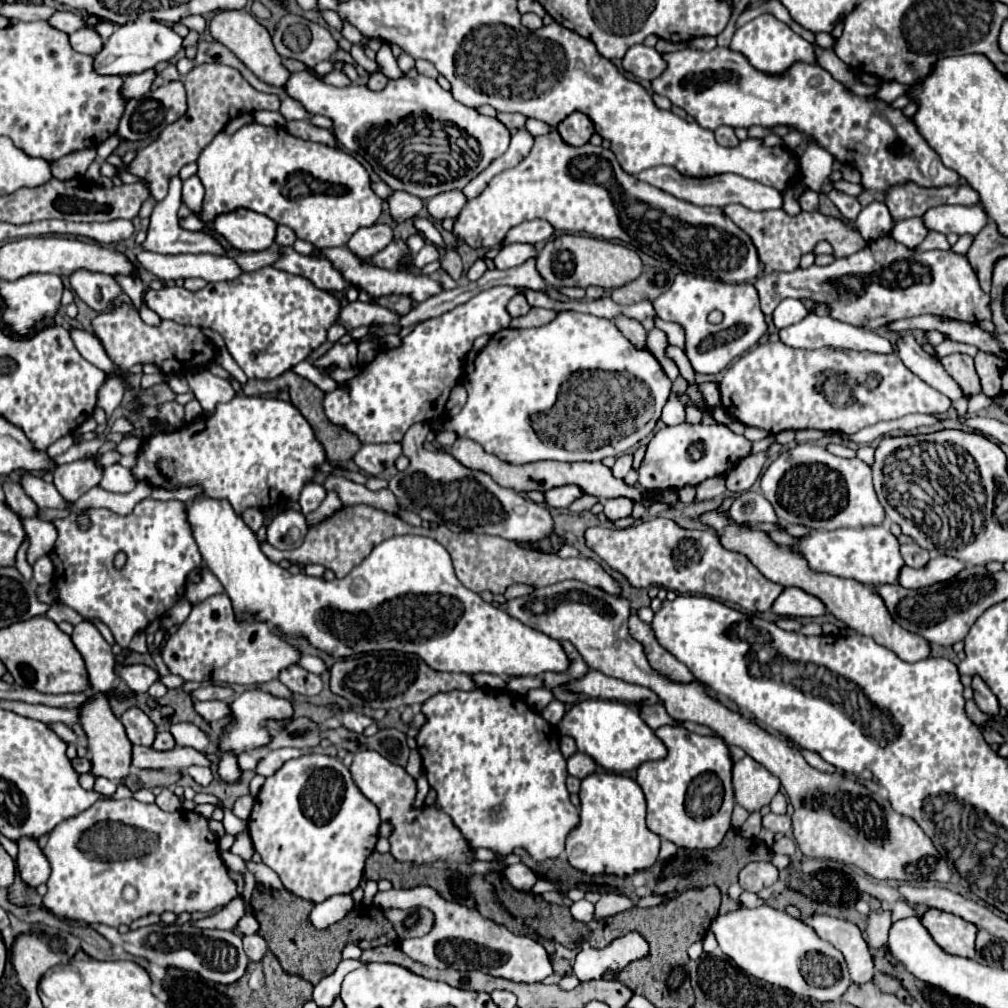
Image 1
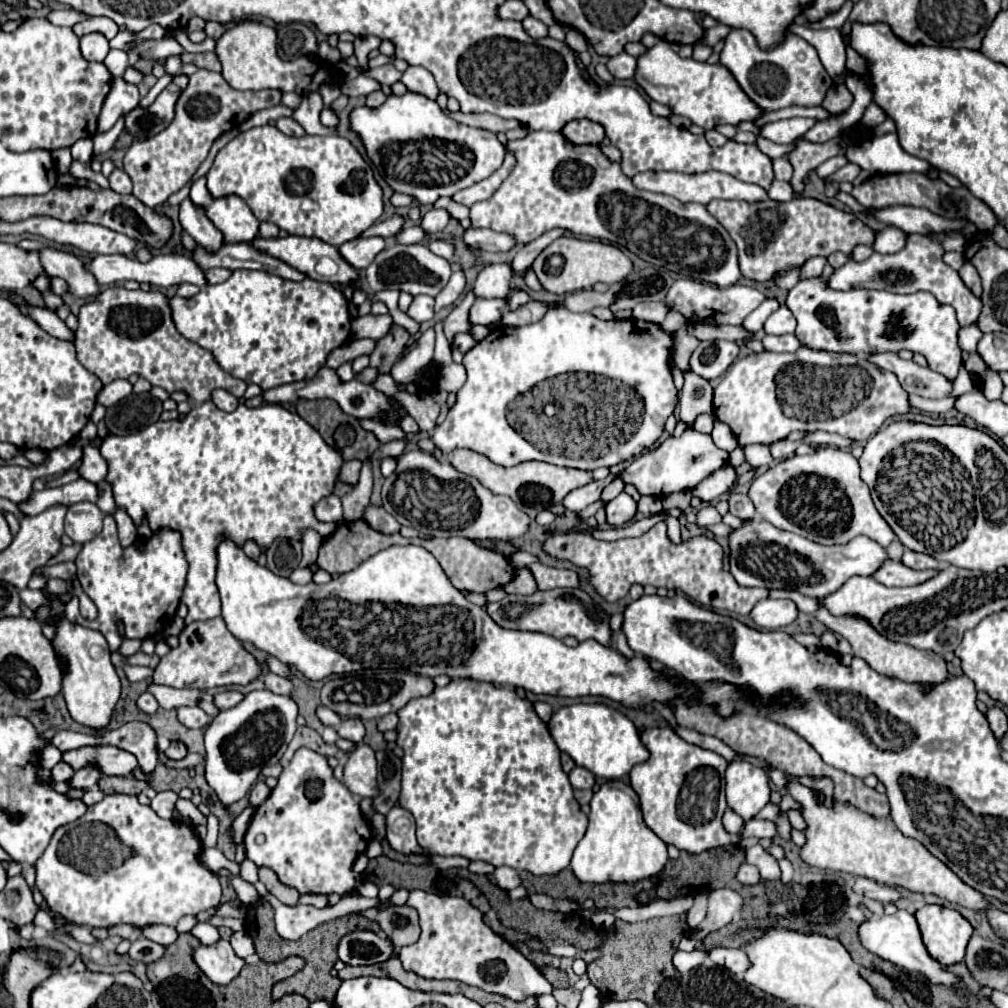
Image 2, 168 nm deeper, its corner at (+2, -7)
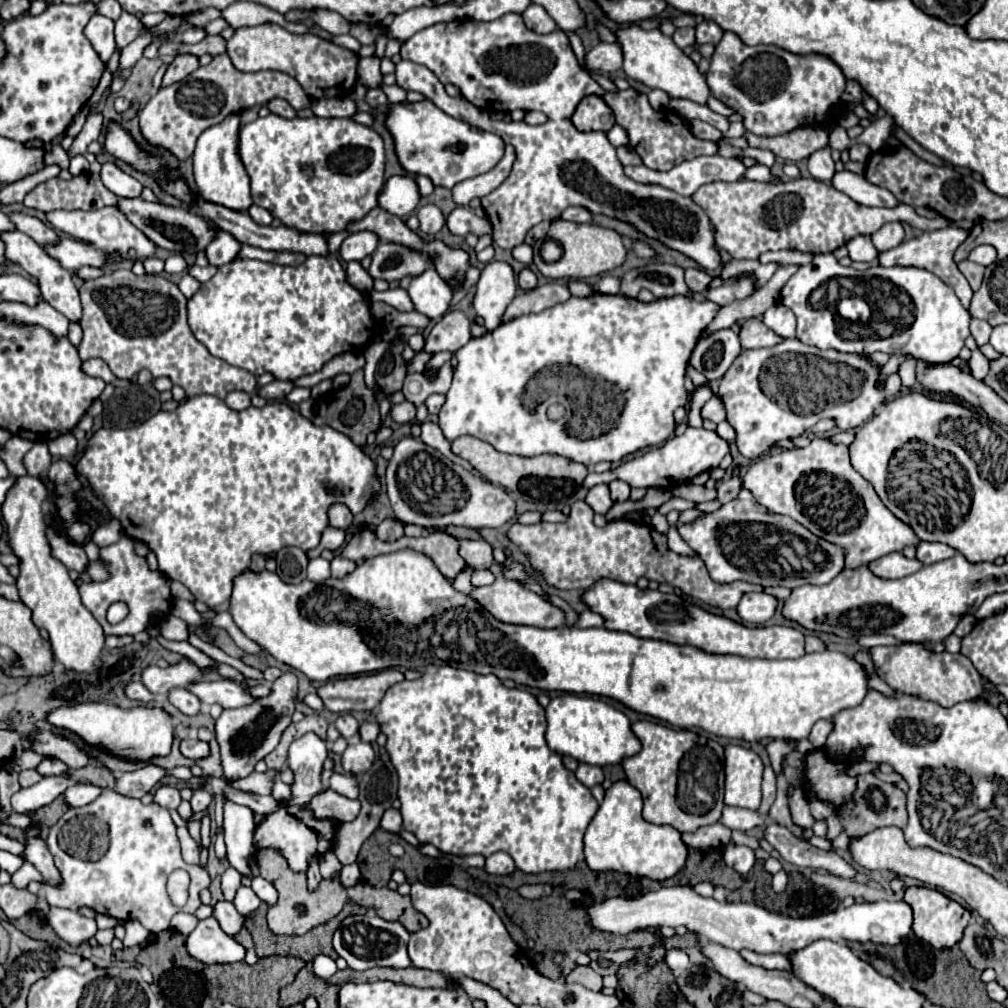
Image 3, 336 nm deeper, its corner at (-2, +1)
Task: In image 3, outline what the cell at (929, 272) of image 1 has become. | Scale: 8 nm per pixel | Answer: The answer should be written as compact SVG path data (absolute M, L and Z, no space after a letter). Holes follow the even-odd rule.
M943 228L943 230L933 230L933 232L923 232L919 238L911 238L911 240L905 240L901 242L897 248L891 248L887 252L881 252L879 254L879 266L915 266L915 268L923 268L923 270L929 270L933 272L935 276L939 276L947 286L951 286L957 294L957 298L961 300L961 304L965 308L969 308L971 304L971 296L973 296L973 290L971 286L967 284L965 276L959 272L955 260L953 260L953 254L955 250L959 248L959 244L967 238L969 232L961 230L961 228Z

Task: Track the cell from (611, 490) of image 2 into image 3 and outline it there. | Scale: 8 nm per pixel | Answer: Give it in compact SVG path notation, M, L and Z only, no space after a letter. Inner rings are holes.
M599 484L599 486L593 486L585 498L585 502L599 514L605 514L611 506L613 506L613 500L611 500L611 494L609 494L609 486L607 484Z

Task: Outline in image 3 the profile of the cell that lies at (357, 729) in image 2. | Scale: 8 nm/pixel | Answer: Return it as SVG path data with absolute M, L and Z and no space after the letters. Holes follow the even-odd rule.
M341 714L337 718L335 726L341 732L341 736L345 736L345 738L353 738L353 736L359 734L359 722L357 722L357 718L353 714Z

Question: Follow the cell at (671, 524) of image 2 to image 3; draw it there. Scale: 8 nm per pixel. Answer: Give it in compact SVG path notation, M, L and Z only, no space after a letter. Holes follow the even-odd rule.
M673 524L673 526L669 526L667 538L669 538L669 548L671 548L673 552L683 554L683 556L693 556L693 554L695 554L695 552L689 548L689 544L681 538L681 534L679 534L679 530L677 530L677 526L675 526L675 524Z

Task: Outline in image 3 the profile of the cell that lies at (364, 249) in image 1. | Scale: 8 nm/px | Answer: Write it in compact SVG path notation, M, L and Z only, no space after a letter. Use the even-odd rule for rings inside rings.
M355 232L343 240L339 254L345 262L363 260L365 256L371 256L375 252L377 244L379 244L379 236L375 236L373 232Z

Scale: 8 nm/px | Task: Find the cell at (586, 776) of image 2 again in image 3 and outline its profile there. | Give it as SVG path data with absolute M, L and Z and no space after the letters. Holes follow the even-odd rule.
M579 764L579 768L575 770L575 776L587 788L603 782L603 770L599 766L591 766L591 764Z

